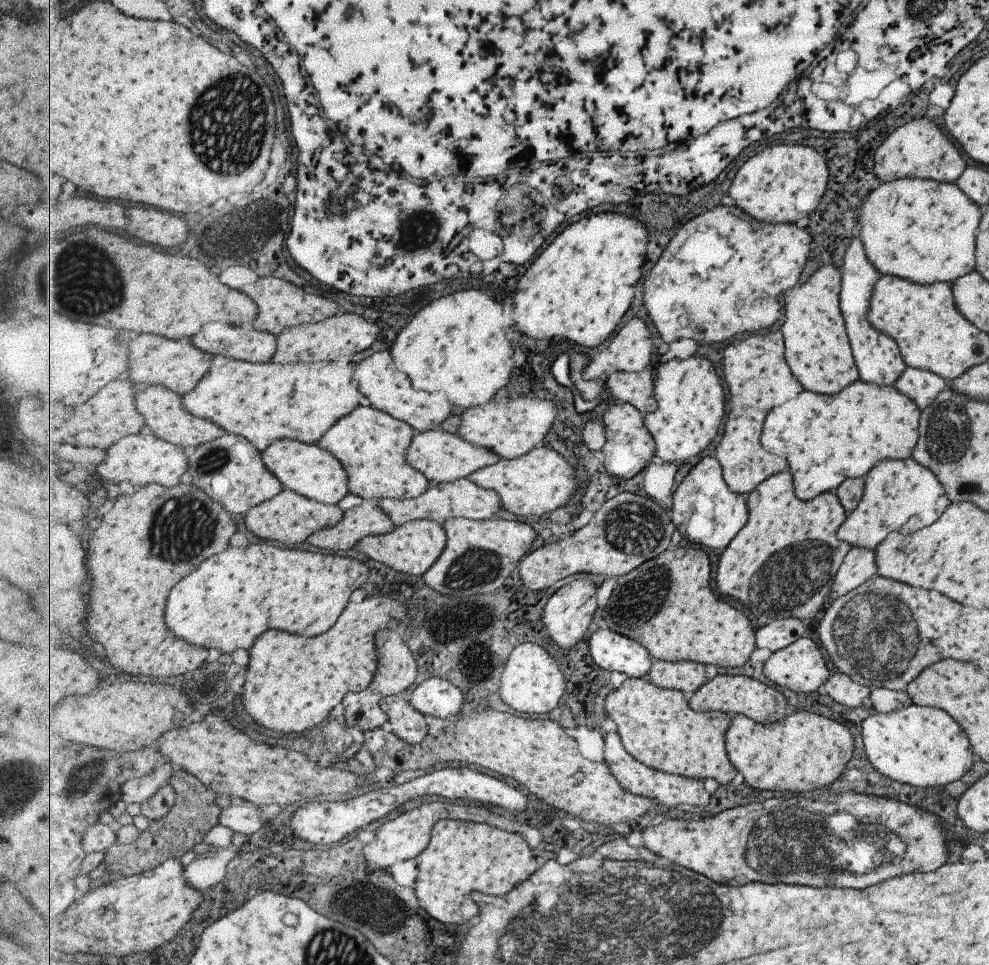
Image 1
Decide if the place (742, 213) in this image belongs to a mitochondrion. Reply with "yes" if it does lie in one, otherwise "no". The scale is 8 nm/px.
no

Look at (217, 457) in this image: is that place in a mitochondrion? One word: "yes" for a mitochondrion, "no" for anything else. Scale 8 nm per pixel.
yes

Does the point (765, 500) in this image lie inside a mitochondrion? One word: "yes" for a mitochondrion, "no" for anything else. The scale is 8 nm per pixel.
no

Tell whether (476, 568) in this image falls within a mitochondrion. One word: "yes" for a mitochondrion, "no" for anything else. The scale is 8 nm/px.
yes

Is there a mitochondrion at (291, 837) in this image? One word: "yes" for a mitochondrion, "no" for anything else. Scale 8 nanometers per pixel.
no

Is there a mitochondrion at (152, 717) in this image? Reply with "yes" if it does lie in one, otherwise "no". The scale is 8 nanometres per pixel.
no

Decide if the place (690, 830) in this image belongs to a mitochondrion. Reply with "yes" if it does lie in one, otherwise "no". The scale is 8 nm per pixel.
no

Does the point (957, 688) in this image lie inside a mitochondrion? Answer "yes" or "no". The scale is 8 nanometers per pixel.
no

